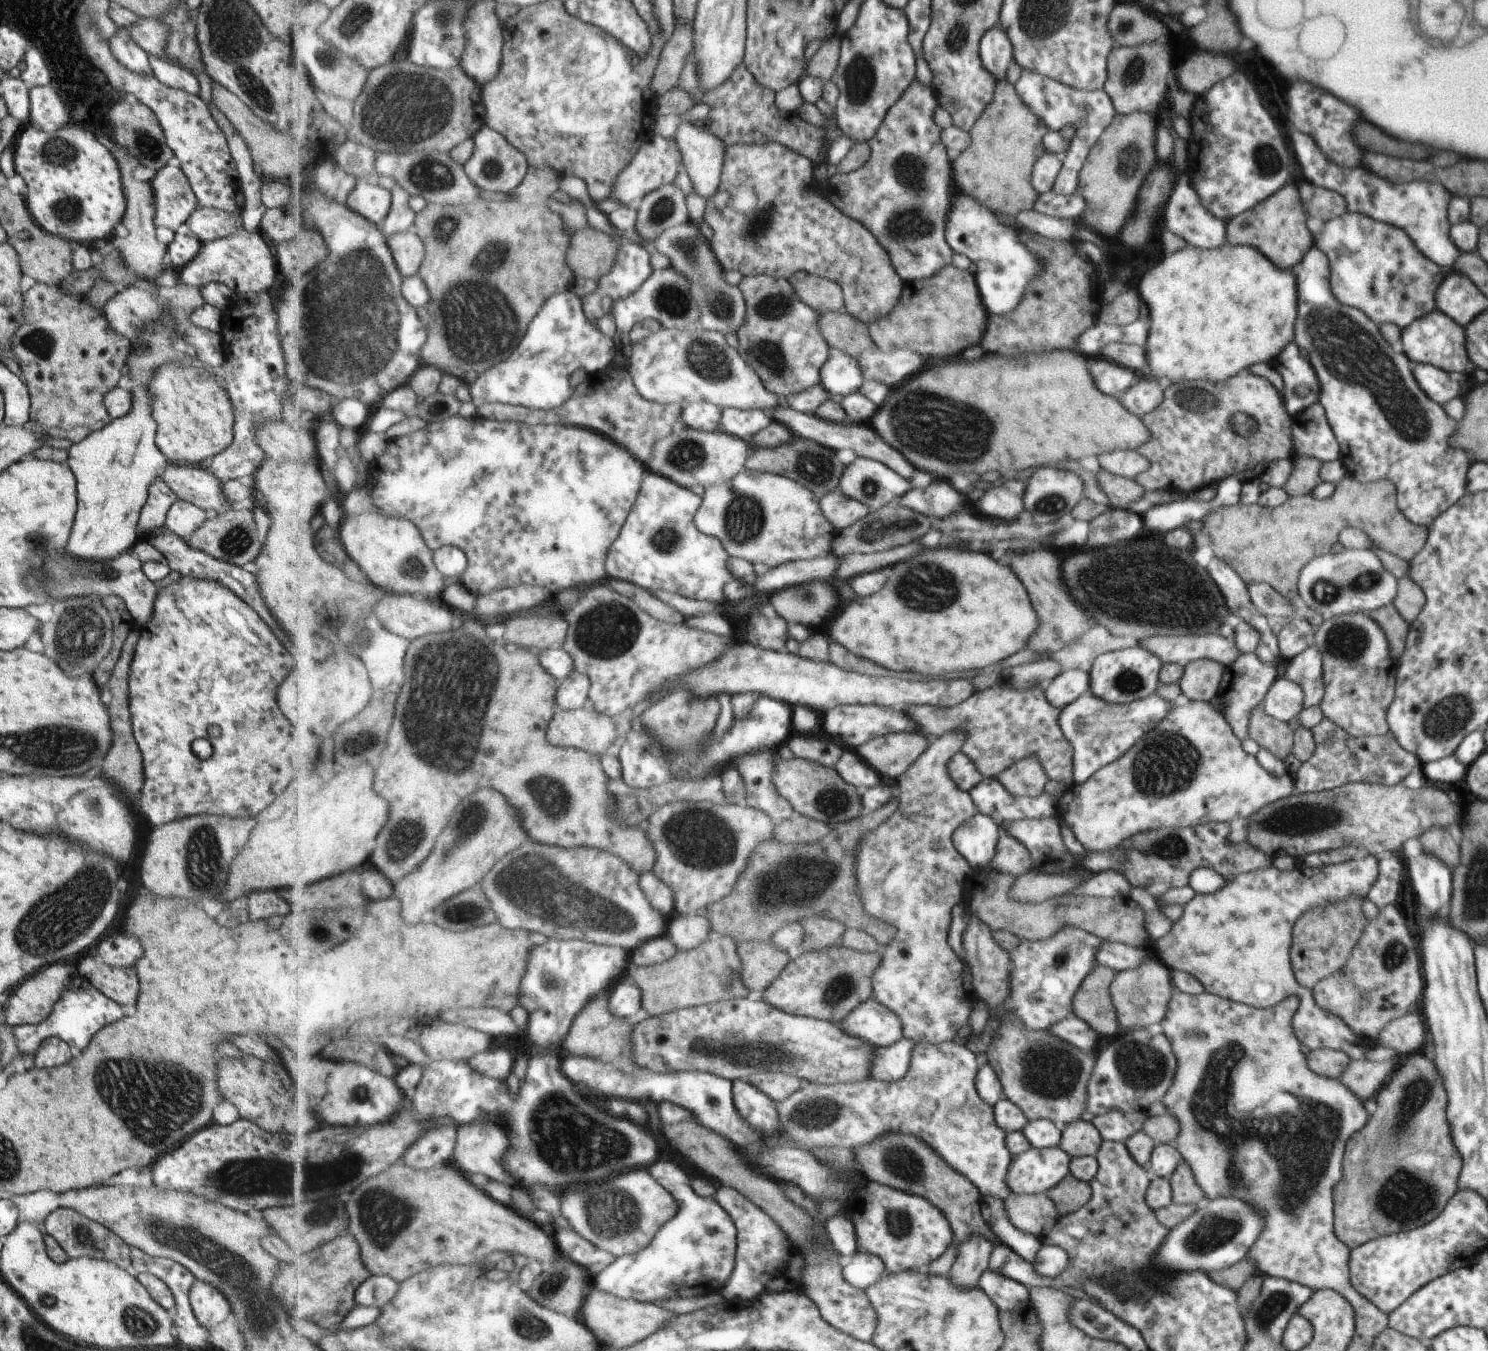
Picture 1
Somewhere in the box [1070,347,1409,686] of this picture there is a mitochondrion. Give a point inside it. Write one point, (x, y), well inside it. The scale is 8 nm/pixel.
(1235, 421)

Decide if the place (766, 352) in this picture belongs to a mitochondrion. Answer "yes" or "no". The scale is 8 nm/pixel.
yes

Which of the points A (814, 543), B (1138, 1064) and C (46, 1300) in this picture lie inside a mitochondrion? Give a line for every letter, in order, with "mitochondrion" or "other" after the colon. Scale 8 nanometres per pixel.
A: other
B: mitochondrion
C: mitochondrion

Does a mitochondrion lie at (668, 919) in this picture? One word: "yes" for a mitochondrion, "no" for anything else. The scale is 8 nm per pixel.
no

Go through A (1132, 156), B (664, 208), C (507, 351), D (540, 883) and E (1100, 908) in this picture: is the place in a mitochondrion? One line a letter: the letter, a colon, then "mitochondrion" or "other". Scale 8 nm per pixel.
A: mitochondrion
B: mitochondrion
C: mitochondrion
D: mitochondrion
E: other

